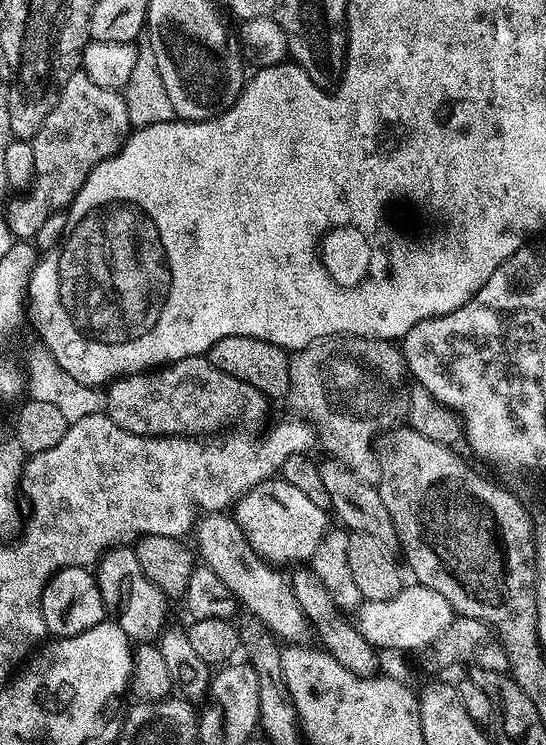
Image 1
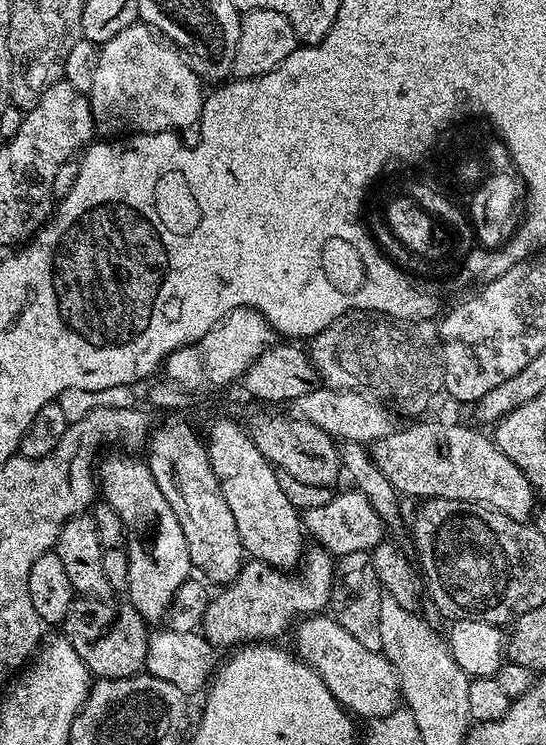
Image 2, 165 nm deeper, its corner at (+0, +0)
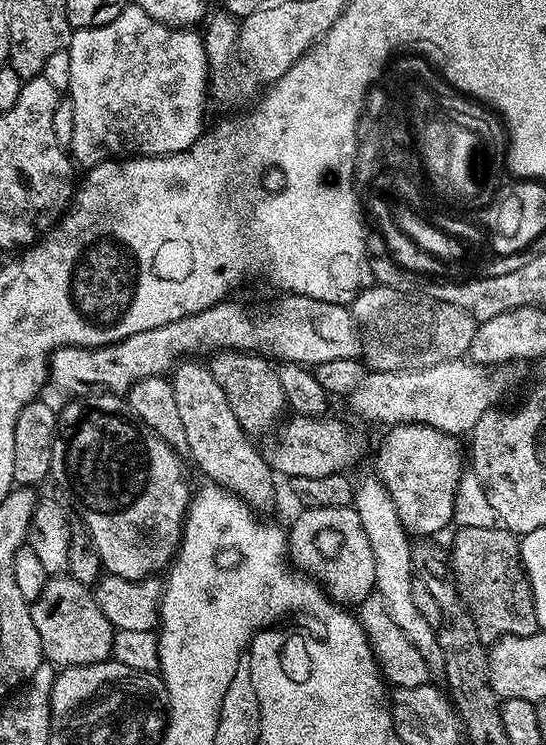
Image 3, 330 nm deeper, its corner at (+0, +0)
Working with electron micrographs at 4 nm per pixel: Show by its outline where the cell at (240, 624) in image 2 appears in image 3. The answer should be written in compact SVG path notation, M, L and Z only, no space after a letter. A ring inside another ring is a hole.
M355 507L346 508L305 508L292 520L292 529L287 529L288 555L297 569L311 576L325 592L341 606L356 606L361 600L373 595L376 579L374 578L374 552L370 550L370 538L362 530L362 518L358 518Z

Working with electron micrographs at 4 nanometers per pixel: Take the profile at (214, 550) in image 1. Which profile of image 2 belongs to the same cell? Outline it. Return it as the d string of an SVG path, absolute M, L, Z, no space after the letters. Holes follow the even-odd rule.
M328 614L305 616L295 625L295 632L299 659L320 675L330 694L334 694L349 713L369 721L389 716L401 707L400 682L392 663L375 647L358 642L350 630L340 625L339 619L332 617L331 620Z

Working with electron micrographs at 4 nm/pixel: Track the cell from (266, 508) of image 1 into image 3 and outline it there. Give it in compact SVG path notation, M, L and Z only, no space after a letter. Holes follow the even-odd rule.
M394 424L381 442L380 468L384 485L388 488L390 498L398 512L404 531L418 538L432 538L444 527L453 523L455 514L455 492L458 490L459 480L466 471L466 456L460 453L461 441L448 432L438 430L434 426L425 424Z

